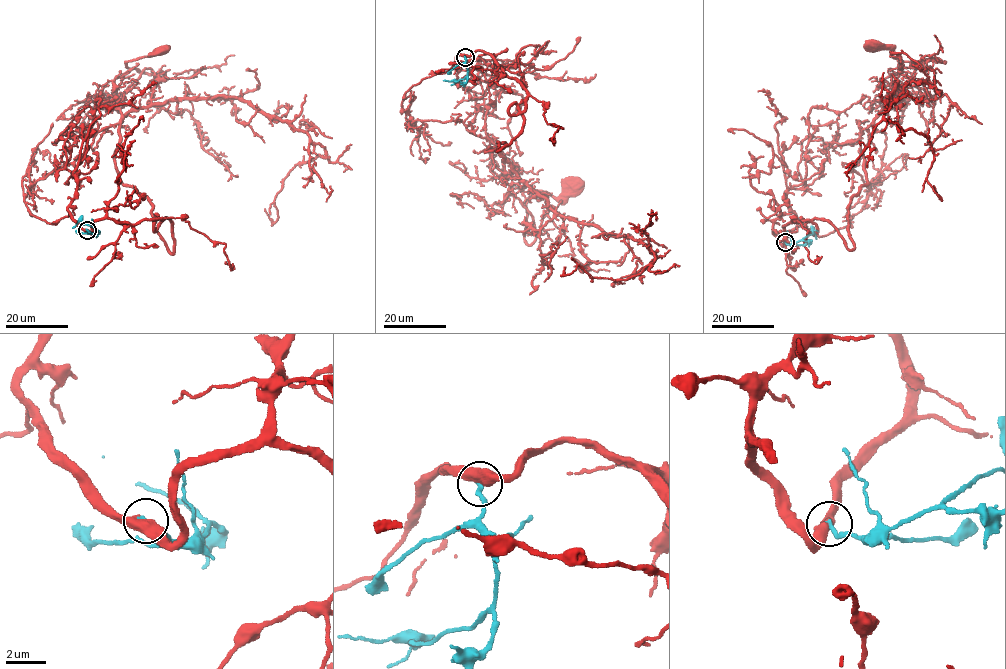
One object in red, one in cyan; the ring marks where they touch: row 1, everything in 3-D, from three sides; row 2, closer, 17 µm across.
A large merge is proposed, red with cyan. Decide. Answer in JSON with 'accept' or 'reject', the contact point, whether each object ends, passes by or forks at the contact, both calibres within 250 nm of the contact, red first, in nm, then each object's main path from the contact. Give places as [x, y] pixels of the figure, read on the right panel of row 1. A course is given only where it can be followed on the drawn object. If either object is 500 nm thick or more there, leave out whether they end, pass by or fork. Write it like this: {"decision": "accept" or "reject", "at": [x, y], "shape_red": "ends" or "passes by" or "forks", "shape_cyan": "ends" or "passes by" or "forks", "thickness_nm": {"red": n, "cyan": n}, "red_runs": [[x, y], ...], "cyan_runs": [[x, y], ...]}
{"decision": "accept", "at": [785, 242], "thickness_nm": {"red": 500, "cyan": 240}, "red_runs": [[785, 243], [798, 226], [848, 224], [871, 192], [853, 169], [863, 129], [923, 60], [945, 62], [872, 45]], "cyan_runs": [[785, 243], [795, 243], [812, 234], [812, 231], [816, 239]]}

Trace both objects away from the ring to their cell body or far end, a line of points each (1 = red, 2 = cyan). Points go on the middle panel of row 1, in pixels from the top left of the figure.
1: (465, 56), (406, 91), (410, 117), (459, 120), (498, 146), (528, 245), (529, 194), (575, 185)
2: (465, 56), (467, 69), (464, 79), (443, 80)

